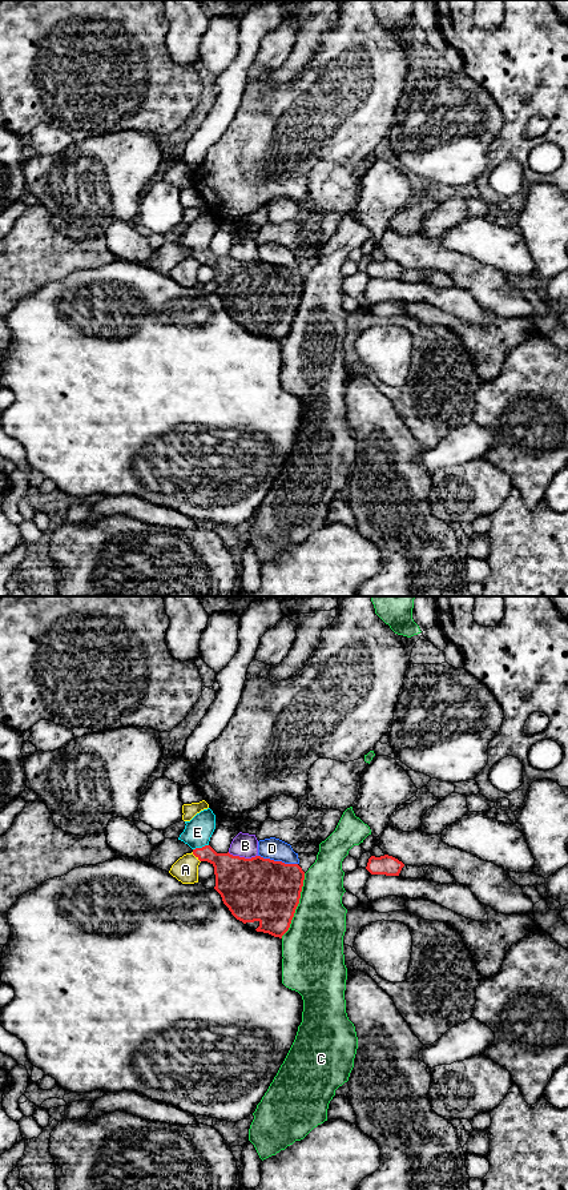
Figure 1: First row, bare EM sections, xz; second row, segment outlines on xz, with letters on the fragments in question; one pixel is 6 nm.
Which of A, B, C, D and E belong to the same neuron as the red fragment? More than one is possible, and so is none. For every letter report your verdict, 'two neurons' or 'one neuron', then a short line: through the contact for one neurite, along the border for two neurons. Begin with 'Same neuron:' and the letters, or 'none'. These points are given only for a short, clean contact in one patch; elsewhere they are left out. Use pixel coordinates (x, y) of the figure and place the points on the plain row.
Same neuron: E
A: two neurons
B: two neurons
C: two neurons
D: two neurons
E: one neuron; line xz (232, 276), (221, 265), (200, 252), (197, 236)

